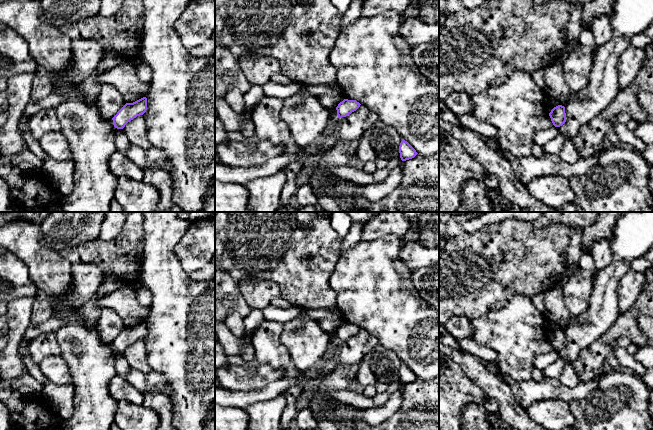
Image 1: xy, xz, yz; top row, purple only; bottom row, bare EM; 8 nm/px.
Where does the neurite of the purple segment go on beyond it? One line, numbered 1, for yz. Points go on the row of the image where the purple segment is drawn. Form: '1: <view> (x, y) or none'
1: none

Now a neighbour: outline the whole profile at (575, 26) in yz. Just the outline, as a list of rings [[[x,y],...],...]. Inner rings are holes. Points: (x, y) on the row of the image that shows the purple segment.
[[[572,3],[570,5],[570,17],[567,29],[567,41],[562,57],[559,59],[563,63],[566,58],[573,52],[572,43],[578,41],[583,30],[583,6]]]

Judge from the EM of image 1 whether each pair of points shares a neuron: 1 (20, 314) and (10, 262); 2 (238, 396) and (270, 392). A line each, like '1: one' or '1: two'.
1: two
2: one

